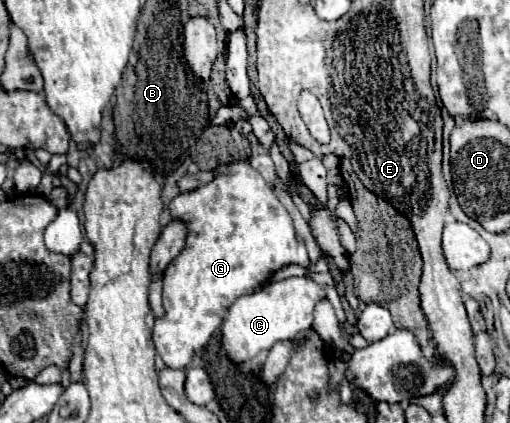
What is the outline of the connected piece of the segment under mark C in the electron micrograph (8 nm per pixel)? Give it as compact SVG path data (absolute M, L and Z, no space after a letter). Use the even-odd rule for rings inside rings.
M306 276L270 282L248 296L240 296L228 308L228 316L222 322L222 352L234 362L244 362L270 350L278 340L288 340L296 332L308 330L314 320L314 308L320 300L326 300L324 286Z

